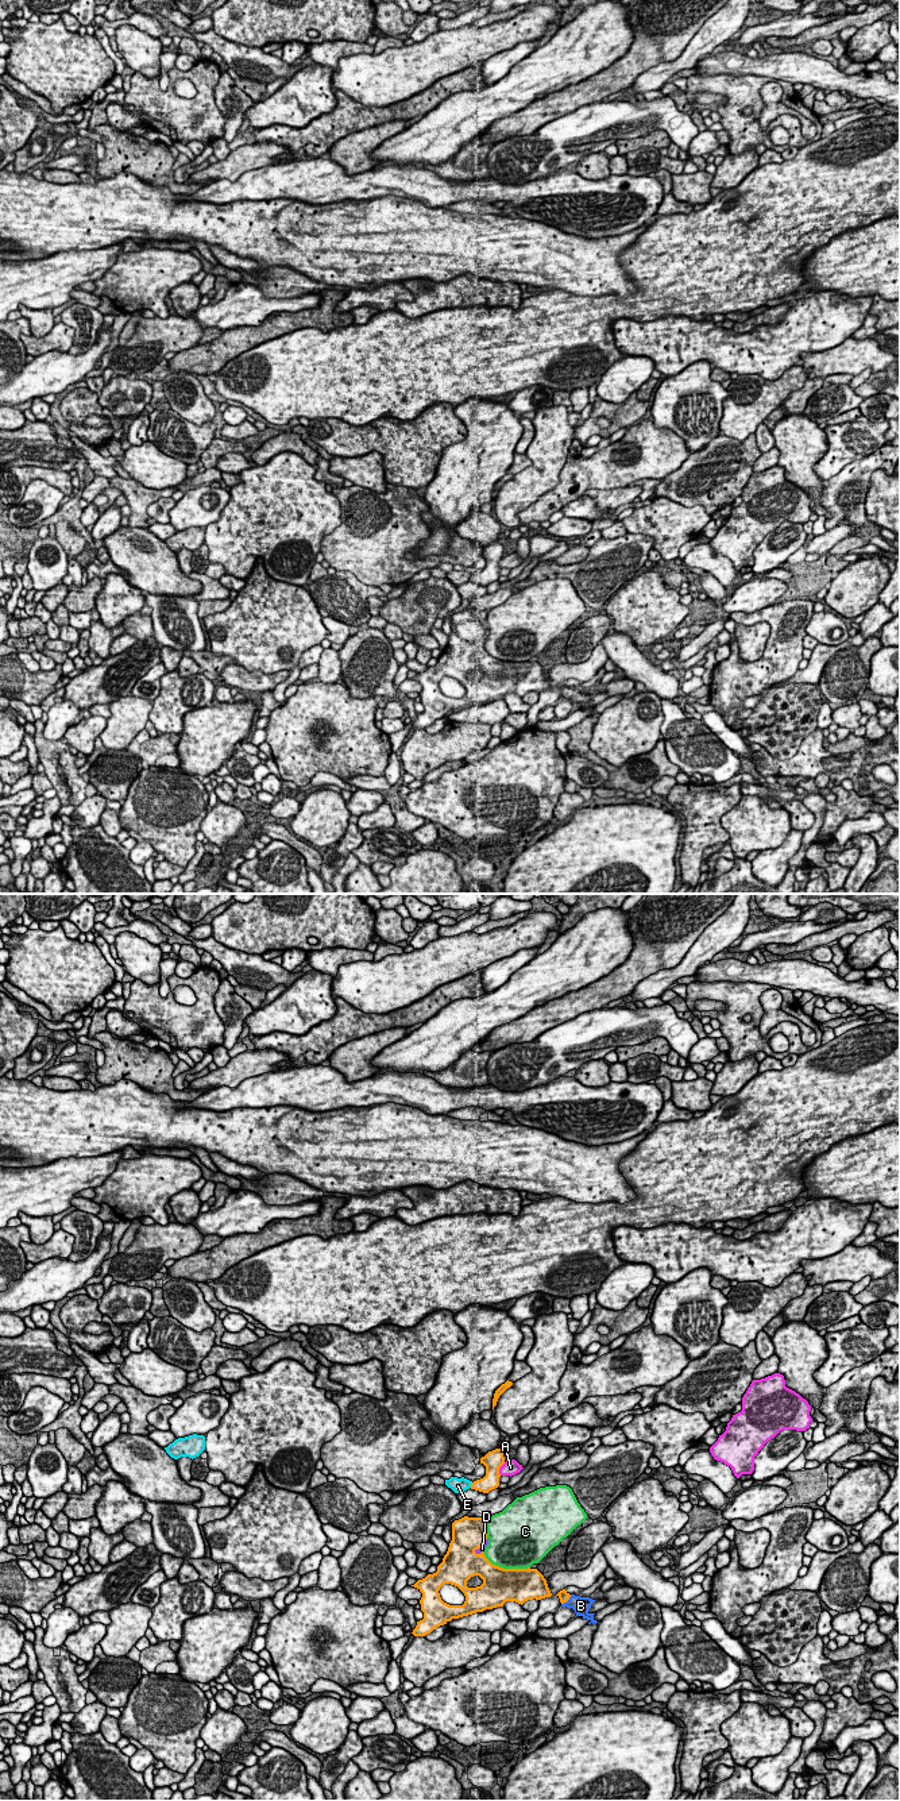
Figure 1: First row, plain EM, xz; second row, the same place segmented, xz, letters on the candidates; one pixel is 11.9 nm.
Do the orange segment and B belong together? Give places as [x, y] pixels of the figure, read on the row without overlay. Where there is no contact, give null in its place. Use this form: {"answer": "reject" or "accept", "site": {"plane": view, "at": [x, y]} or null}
{"answer": "accept", "site": {"plane": "xz", "at": [567, 693]}}

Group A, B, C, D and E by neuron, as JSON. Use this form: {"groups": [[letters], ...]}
{"groups": [["A"], ["B", "D"], ["C"], ["E"]]}

